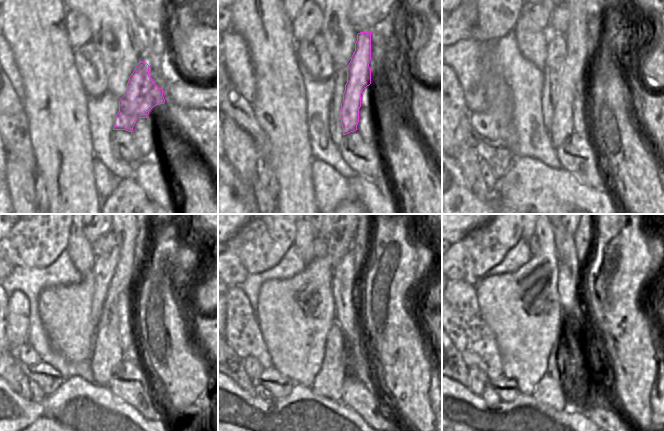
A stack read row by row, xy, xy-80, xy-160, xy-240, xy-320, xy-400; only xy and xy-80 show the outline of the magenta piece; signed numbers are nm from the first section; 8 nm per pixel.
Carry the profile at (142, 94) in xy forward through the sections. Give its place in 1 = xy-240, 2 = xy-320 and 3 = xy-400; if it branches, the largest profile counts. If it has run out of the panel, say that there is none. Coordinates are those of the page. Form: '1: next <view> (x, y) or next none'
1: next xy-240 (107, 354)
2: next xy-320 (328, 382)
3: next xy-400 (551, 390)

